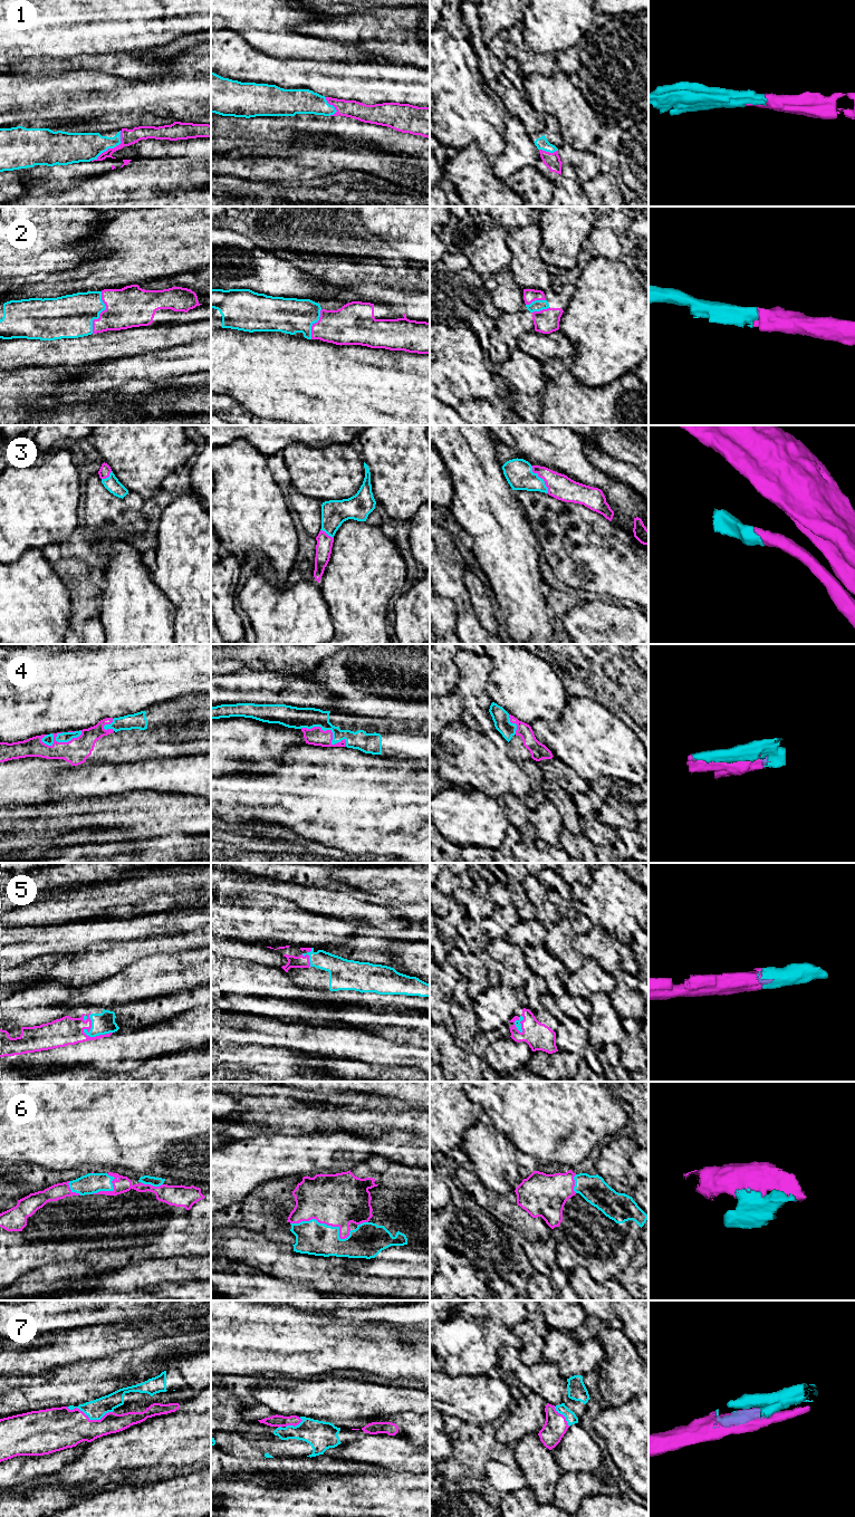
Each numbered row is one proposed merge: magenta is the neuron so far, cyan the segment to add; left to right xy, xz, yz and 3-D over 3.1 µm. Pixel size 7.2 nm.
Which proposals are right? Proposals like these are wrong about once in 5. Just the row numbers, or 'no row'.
1, 2, 3, 4, 5, 6, 7

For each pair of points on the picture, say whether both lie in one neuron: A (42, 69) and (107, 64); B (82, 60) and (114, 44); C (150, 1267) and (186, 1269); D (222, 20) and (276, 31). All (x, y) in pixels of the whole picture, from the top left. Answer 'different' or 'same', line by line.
A: same
B: different
C: same
D: same

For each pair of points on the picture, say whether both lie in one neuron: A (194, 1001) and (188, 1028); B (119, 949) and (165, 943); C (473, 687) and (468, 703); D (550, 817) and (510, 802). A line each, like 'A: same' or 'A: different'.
A: same
B: same
C: same
D: same

